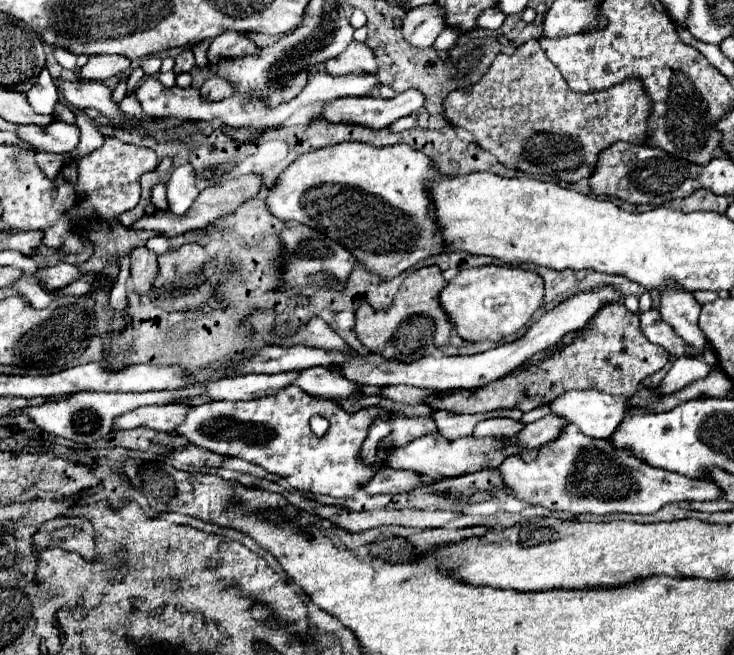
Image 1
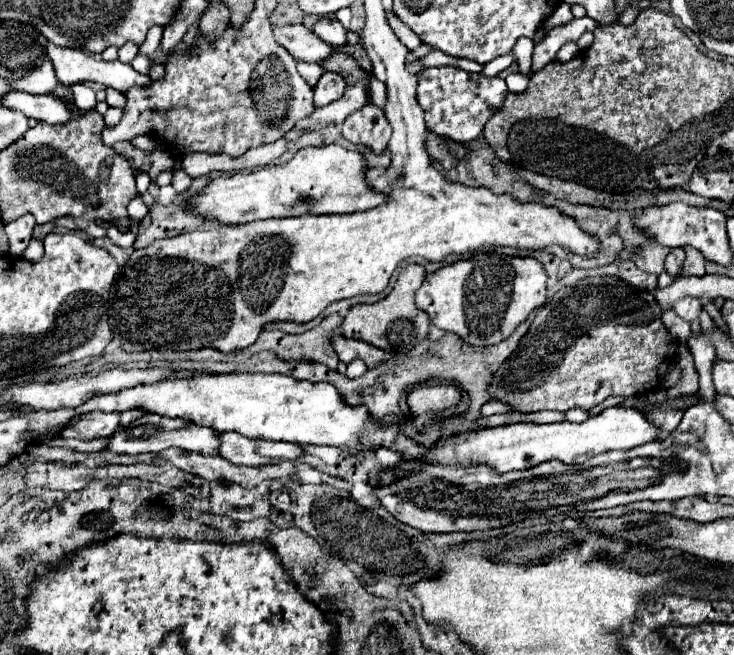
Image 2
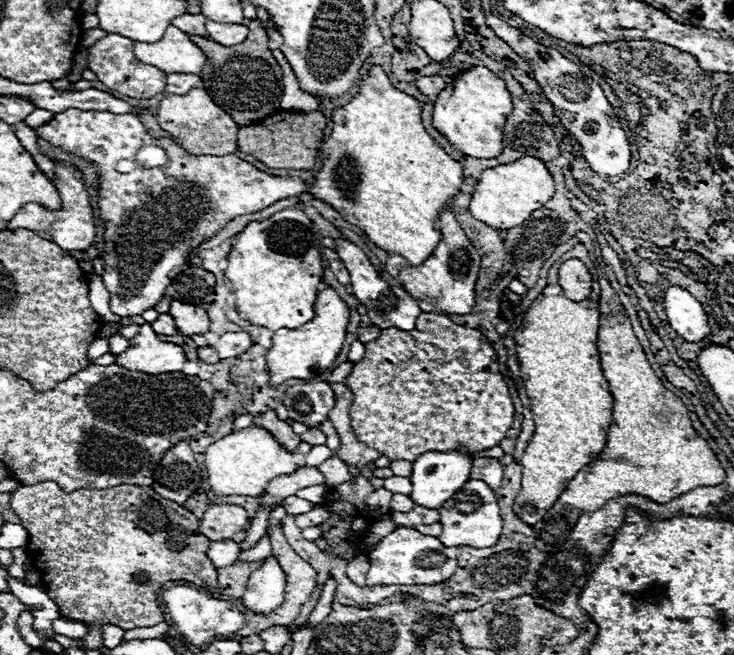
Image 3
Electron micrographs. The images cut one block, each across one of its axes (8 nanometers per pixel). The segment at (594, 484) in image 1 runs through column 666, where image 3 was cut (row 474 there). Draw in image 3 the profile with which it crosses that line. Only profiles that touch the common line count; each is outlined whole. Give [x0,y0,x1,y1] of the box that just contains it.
[472,458,504,490]

